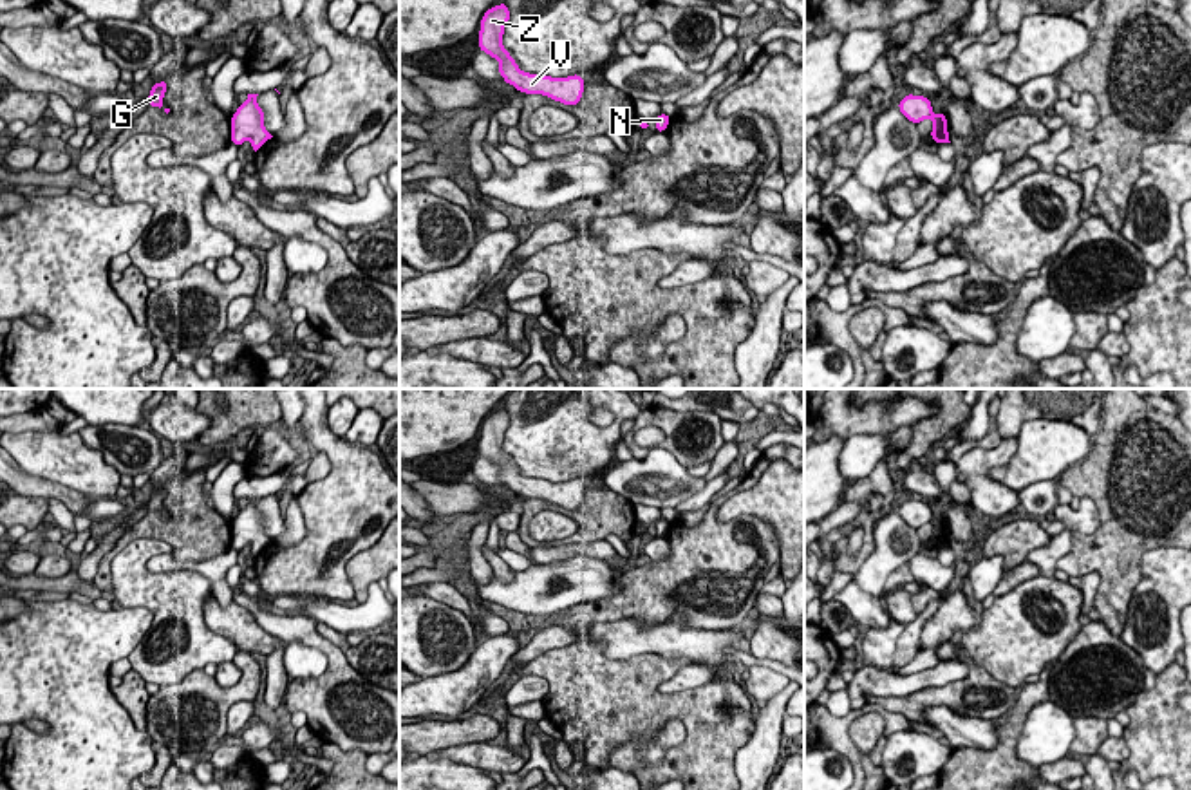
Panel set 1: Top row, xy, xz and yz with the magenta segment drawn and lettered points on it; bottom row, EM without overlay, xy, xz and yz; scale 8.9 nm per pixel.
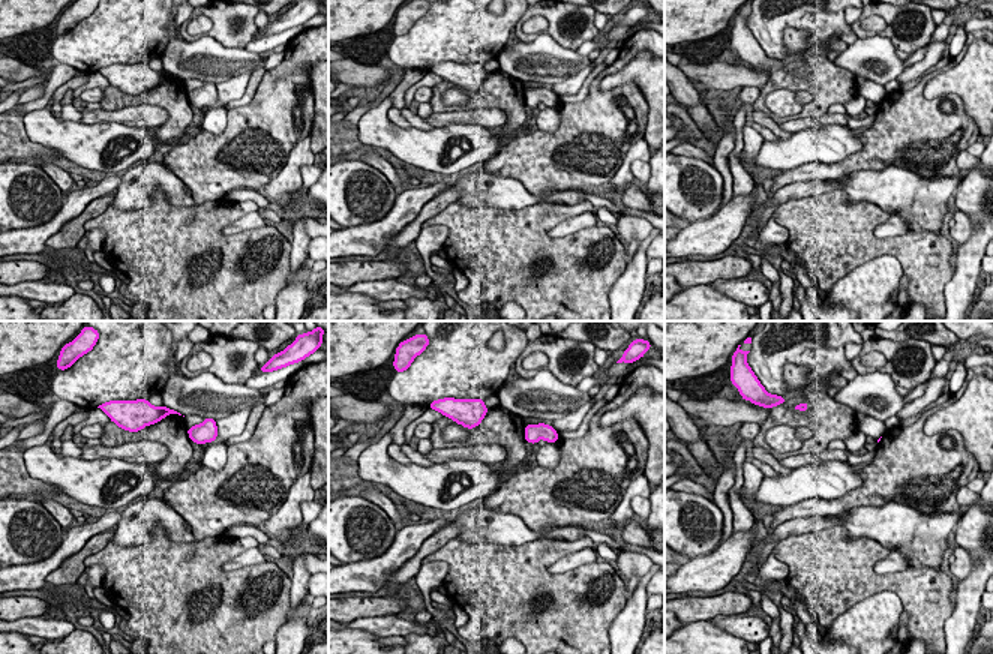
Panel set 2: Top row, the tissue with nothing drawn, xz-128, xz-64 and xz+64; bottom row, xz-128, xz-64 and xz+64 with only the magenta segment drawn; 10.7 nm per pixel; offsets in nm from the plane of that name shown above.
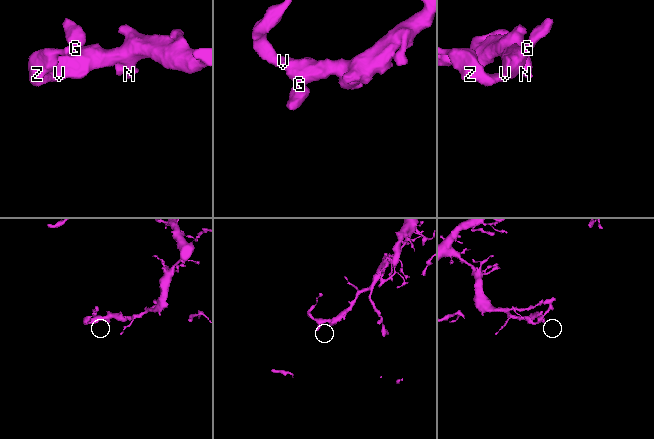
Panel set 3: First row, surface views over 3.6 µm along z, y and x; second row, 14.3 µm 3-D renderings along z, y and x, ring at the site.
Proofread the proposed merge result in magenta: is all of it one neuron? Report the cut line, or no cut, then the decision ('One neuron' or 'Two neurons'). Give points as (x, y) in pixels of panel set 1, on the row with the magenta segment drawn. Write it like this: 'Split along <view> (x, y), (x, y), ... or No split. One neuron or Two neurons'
No split. One neuron

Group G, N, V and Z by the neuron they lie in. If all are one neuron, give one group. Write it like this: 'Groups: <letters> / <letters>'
Groups: G N V Z

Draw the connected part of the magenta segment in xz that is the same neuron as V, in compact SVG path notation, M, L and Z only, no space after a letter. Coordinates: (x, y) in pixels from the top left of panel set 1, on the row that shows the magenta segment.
M504 4L490 7L481 18L479 49L499 61L499 74L508 85L524 94L542 94L564 105L575 107L584 94L584 78L551 78L530 74L519 69L517 61L502 47L504 27L510 22L510 9Z

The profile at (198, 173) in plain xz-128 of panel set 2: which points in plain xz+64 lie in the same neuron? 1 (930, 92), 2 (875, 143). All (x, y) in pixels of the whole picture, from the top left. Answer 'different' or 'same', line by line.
1: different
2: same

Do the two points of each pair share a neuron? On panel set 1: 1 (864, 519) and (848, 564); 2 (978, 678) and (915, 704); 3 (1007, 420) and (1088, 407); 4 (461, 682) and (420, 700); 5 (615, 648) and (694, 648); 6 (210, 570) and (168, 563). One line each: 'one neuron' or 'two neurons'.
1: one neuron
2: one neuron
3: one neuron
4: one neuron
5: one neuron
6: one neuron

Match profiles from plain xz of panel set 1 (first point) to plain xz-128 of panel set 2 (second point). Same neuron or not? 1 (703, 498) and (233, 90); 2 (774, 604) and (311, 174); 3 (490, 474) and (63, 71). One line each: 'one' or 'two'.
1: one
2: one
3: two

